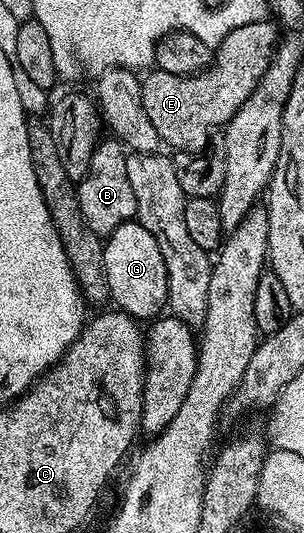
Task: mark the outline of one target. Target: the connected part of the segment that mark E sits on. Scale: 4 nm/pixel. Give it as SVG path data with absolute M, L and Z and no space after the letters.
M262 18L256 23L242 25L230 33L215 48L212 61L203 71L197 71L194 75L179 75L178 73L152 69L141 78L142 109L146 109L146 117L150 117L154 130L157 131L161 144L172 146L173 152L178 151L202 151L208 146L212 130L223 128L238 113L238 109L254 93L254 85L262 81L262 73L272 60L272 54L278 46L278 27L275 22Z

